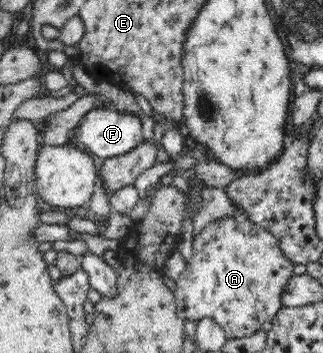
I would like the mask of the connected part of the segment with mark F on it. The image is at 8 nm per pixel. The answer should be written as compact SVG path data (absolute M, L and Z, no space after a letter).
M114 108L91 109L80 121L77 131L78 142L81 146L94 153L100 159L126 155L144 141L142 138L142 125L140 119L132 114L120 114Z

